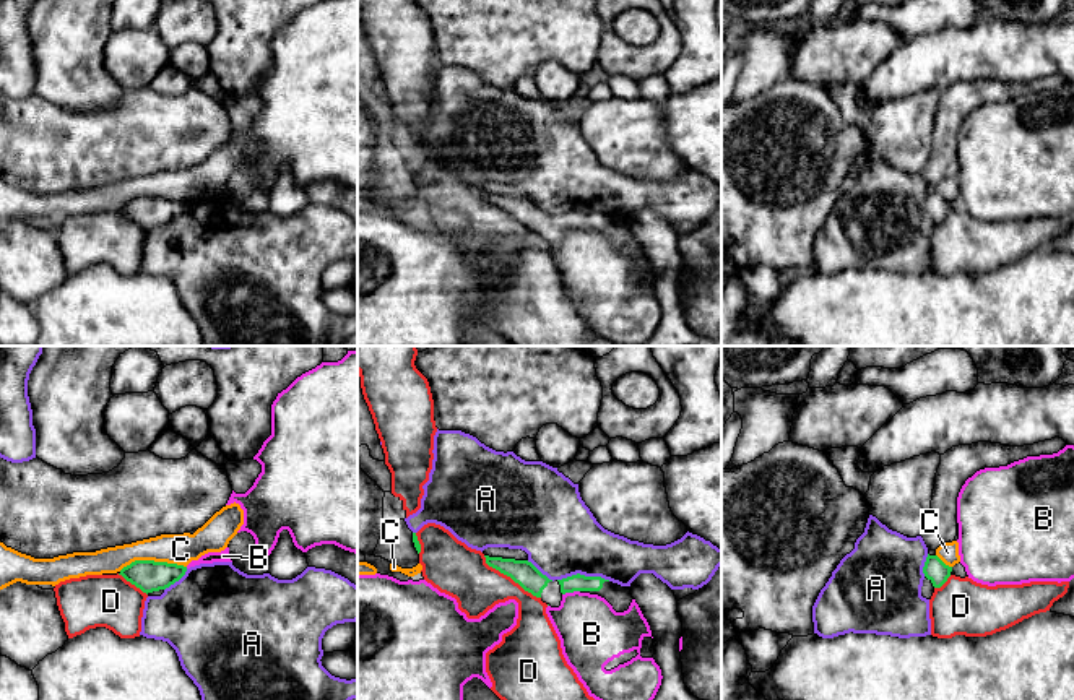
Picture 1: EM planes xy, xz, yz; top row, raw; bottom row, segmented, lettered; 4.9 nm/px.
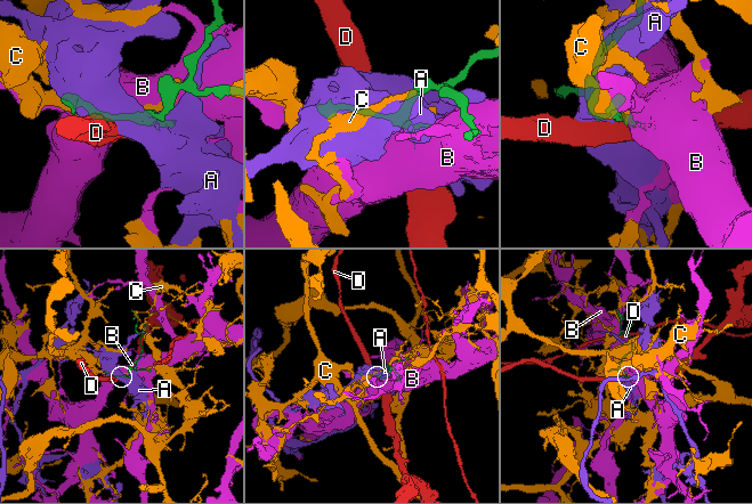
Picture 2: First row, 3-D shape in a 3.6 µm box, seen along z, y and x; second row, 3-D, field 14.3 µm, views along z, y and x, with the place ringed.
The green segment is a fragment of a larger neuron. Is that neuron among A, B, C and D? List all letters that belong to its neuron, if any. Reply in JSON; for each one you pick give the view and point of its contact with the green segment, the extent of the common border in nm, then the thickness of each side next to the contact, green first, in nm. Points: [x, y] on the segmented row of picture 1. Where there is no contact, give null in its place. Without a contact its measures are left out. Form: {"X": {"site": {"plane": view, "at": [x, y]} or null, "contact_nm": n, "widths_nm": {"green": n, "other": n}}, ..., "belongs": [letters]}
{"belongs": []}

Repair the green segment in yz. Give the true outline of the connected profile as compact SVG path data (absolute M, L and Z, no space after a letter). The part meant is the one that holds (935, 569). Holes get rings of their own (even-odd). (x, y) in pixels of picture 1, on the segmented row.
M938 555L926 557L923 573L934 588L941 588L951 577L952 567L946 565Z

